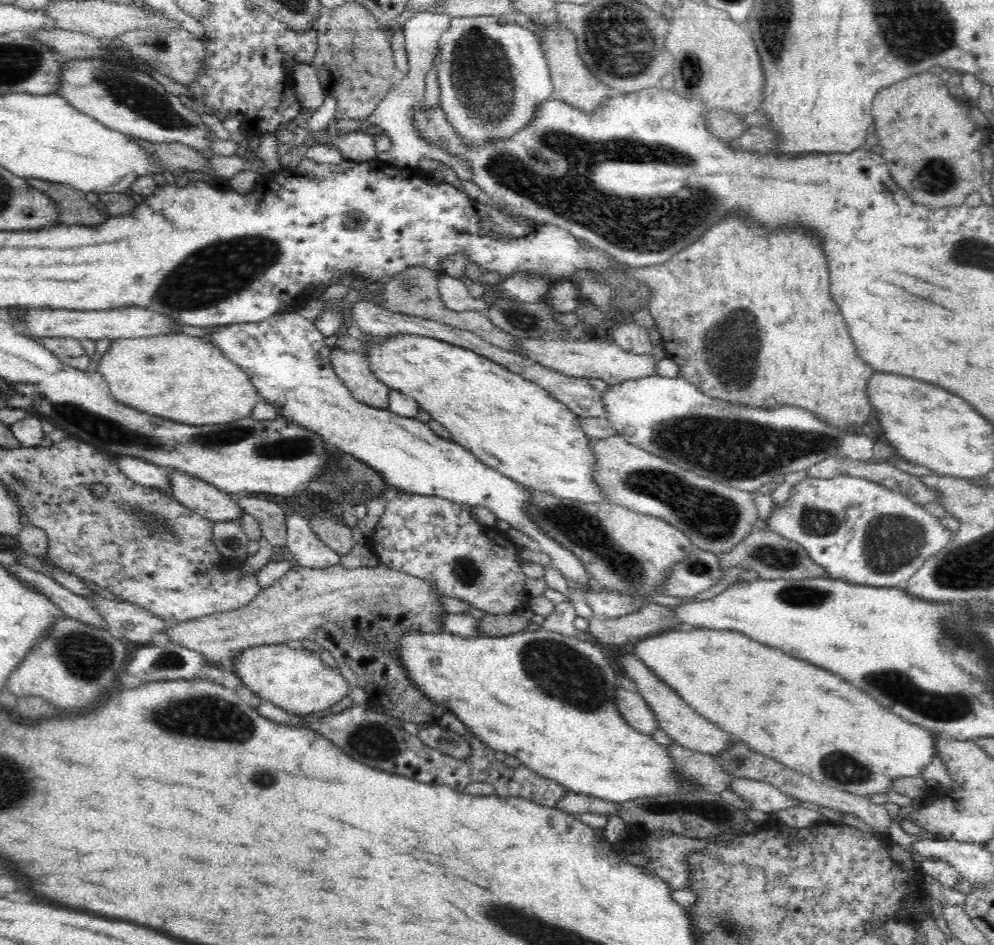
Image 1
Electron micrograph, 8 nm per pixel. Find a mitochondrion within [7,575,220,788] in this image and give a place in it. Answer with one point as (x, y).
(87, 657)

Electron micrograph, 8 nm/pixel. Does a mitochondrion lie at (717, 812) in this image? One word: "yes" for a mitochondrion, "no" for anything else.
no

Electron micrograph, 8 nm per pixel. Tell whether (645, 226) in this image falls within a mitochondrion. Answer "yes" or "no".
yes

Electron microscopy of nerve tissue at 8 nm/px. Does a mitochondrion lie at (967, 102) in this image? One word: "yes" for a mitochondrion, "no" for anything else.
no

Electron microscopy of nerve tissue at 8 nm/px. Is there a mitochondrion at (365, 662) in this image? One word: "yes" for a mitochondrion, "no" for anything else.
no

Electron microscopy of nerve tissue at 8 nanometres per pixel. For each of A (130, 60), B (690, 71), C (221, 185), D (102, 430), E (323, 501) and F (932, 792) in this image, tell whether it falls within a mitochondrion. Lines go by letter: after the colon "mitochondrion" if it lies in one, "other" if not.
A: mitochondrion
B: mitochondrion
C: other
D: mitochondrion
E: other
F: other

